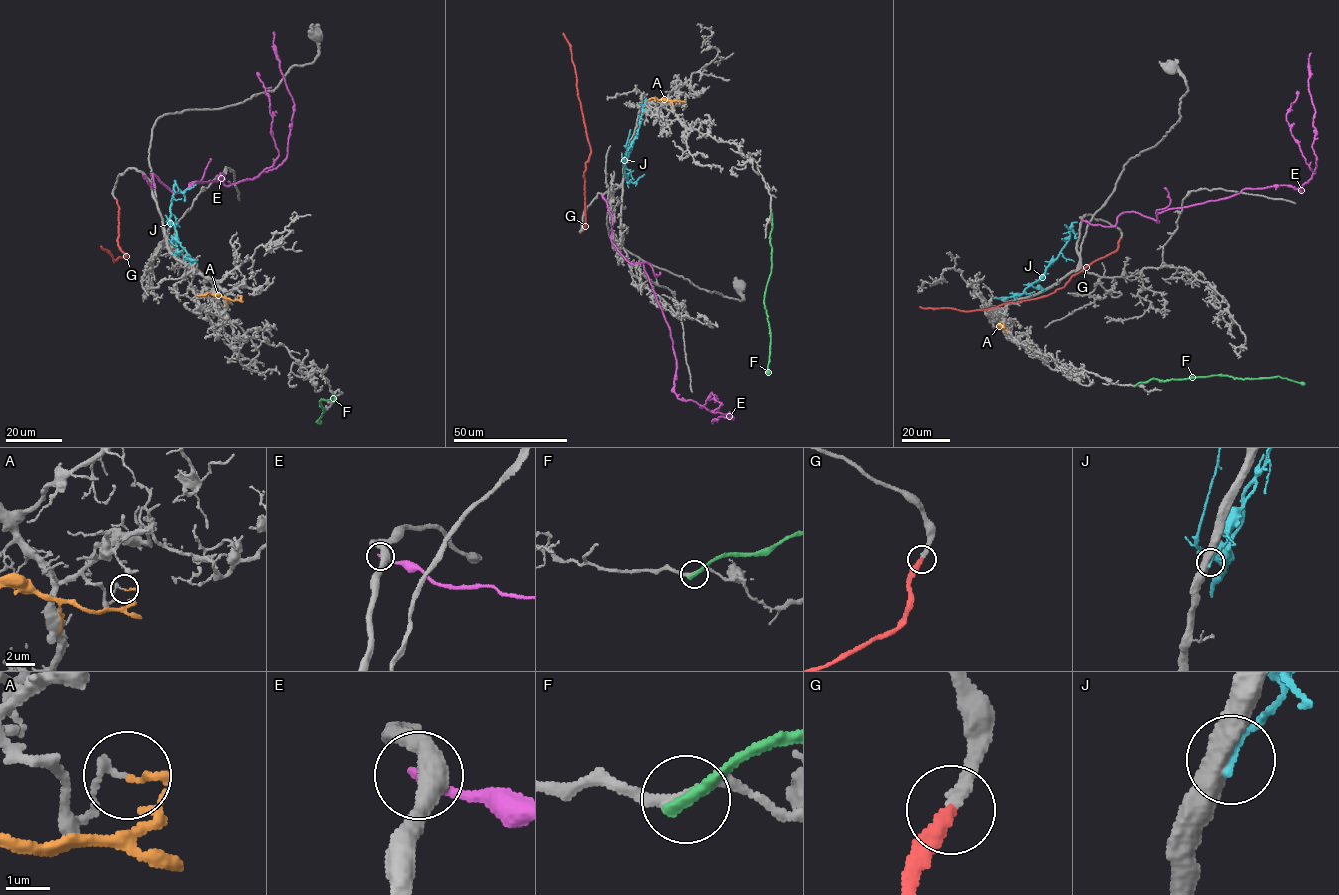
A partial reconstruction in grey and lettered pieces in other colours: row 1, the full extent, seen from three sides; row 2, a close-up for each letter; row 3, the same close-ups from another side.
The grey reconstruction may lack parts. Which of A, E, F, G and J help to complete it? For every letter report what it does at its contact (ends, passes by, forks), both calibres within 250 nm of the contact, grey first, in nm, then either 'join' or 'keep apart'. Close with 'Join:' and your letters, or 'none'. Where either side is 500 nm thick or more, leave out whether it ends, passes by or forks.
A: it ends | 170/120 nm | keep apart
E: it ends | 480/240 nm | keep apart
F: it ends | 240/300 nm | keep apart
G: it ends | 260/300 nm | join
J: 500/140 nm | keep apart
Join: G

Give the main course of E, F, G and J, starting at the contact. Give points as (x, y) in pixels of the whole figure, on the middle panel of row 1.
E: (602, 193), (612, 243), (630, 262), (643, 263), (668, 327), (674, 392), (732, 417), (713, 424)
F: (771, 213), (771, 272), (764, 300), (769, 329), (768, 374)
G: (583, 229), (584, 171), (590, 149), (571, 45), (563, 33)
J: (628, 149), (635, 137), (624, 165), (627, 180), (635, 183), (645, 174)

